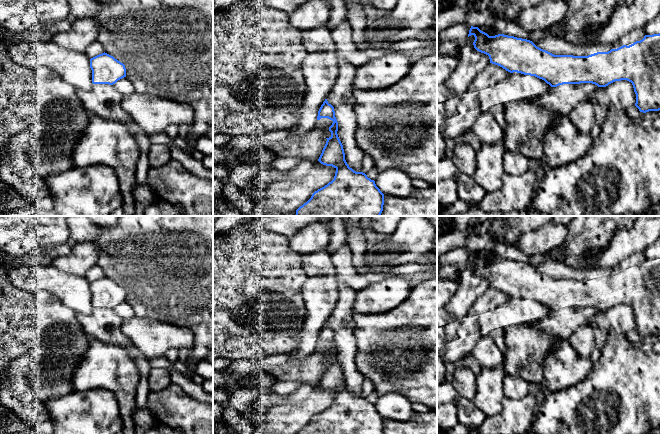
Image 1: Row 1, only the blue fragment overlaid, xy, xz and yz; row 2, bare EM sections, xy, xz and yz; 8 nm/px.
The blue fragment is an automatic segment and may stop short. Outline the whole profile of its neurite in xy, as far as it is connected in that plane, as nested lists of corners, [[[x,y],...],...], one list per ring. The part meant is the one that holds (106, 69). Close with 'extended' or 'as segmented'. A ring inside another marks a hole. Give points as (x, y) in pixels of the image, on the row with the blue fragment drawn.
[[[105,52],[90,59],[90,68],[93,84],[113,85],[126,77],[125,65]]] | as segmented

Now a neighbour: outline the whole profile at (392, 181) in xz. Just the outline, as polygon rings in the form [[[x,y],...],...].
[[[387,168],[379,172],[375,184],[384,195],[398,197],[408,197],[415,189],[412,179],[397,168]]]

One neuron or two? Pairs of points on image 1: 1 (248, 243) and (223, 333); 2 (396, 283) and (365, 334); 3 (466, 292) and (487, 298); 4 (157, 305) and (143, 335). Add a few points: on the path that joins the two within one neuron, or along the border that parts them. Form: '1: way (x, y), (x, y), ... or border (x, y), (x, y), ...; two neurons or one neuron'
1: way (248, 265), (248, 283), (223, 308), (223, 311); one neuron
2: border (400, 303), (384, 312), (355, 312); two neurons
3: border (490, 287), (475, 301), (470, 311); two neurons
4: border (135, 315), (141, 318), (157, 319), (173, 325); two neurons

